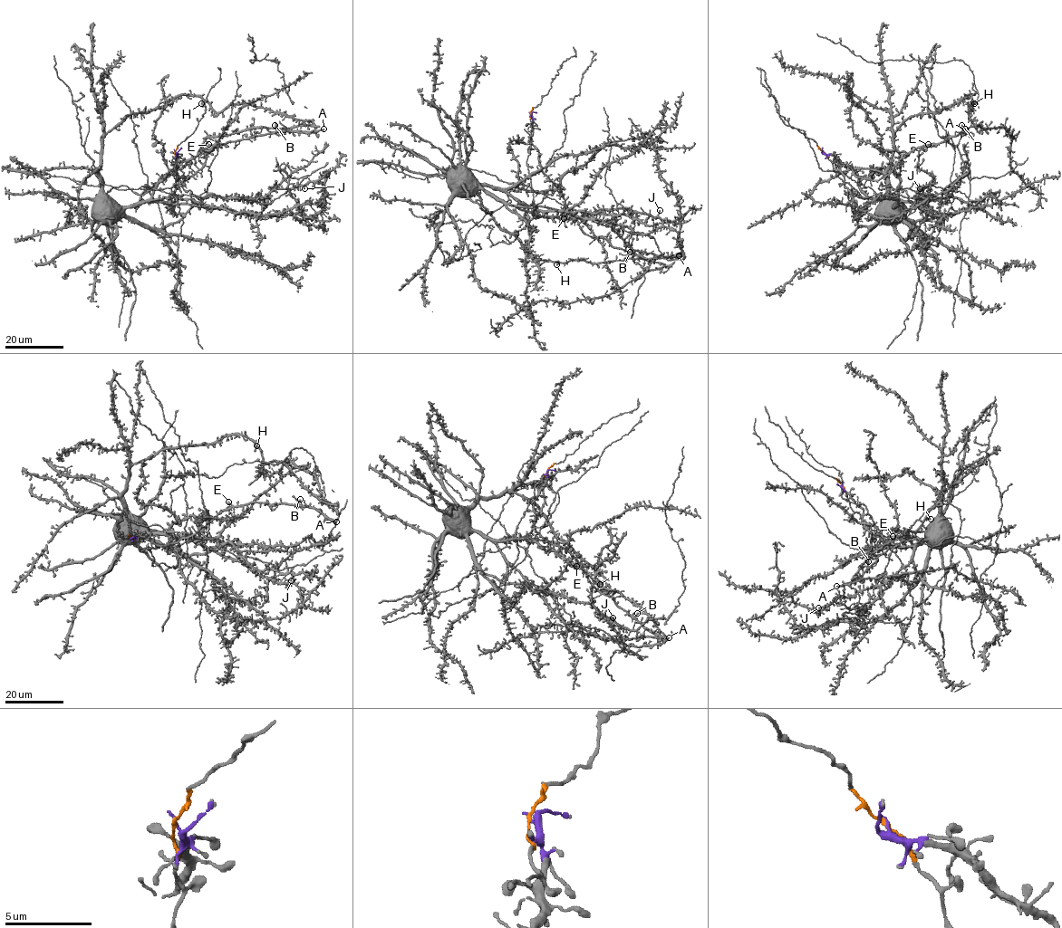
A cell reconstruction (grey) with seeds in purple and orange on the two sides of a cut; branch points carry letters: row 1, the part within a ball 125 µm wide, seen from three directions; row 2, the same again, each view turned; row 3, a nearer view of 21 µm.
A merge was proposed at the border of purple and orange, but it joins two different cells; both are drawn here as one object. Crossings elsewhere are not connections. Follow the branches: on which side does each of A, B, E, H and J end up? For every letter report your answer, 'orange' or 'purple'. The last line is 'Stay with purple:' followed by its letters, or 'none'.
A: purple
B: purple
E: purple
H: orange
J: orange
Stay with purple: A, B, E

